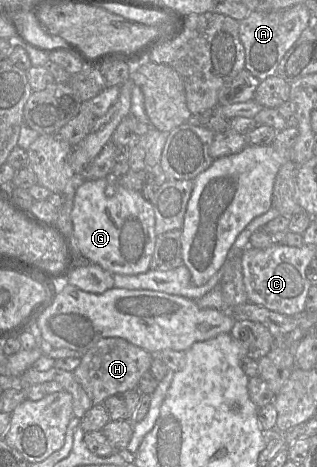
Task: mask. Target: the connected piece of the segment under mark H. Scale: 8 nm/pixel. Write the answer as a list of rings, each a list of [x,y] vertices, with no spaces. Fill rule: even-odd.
[[[105,338],[80,357],[80,364],[74,370],[73,375],[94,405],[103,404],[107,398],[113,395],[135,389],[142,375],[150,370],[151,361],[152,354],[144,349],[121,338]]]

